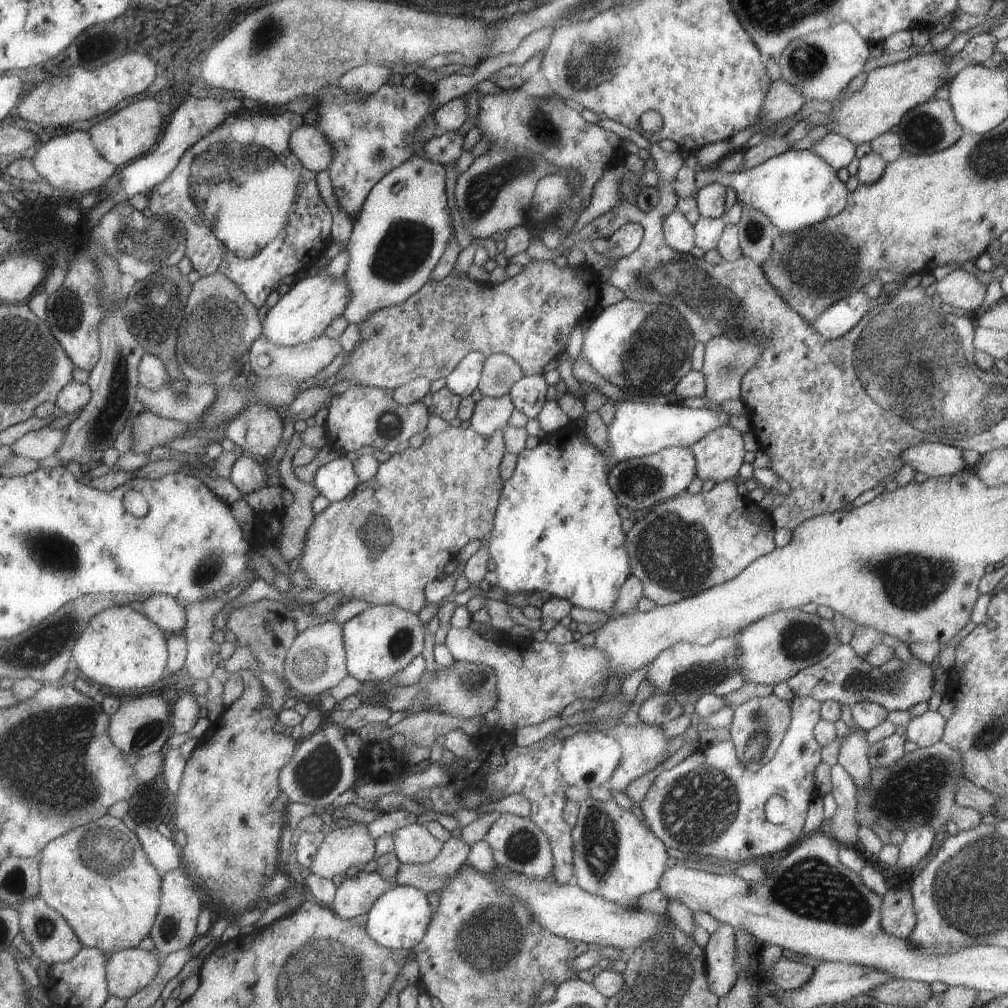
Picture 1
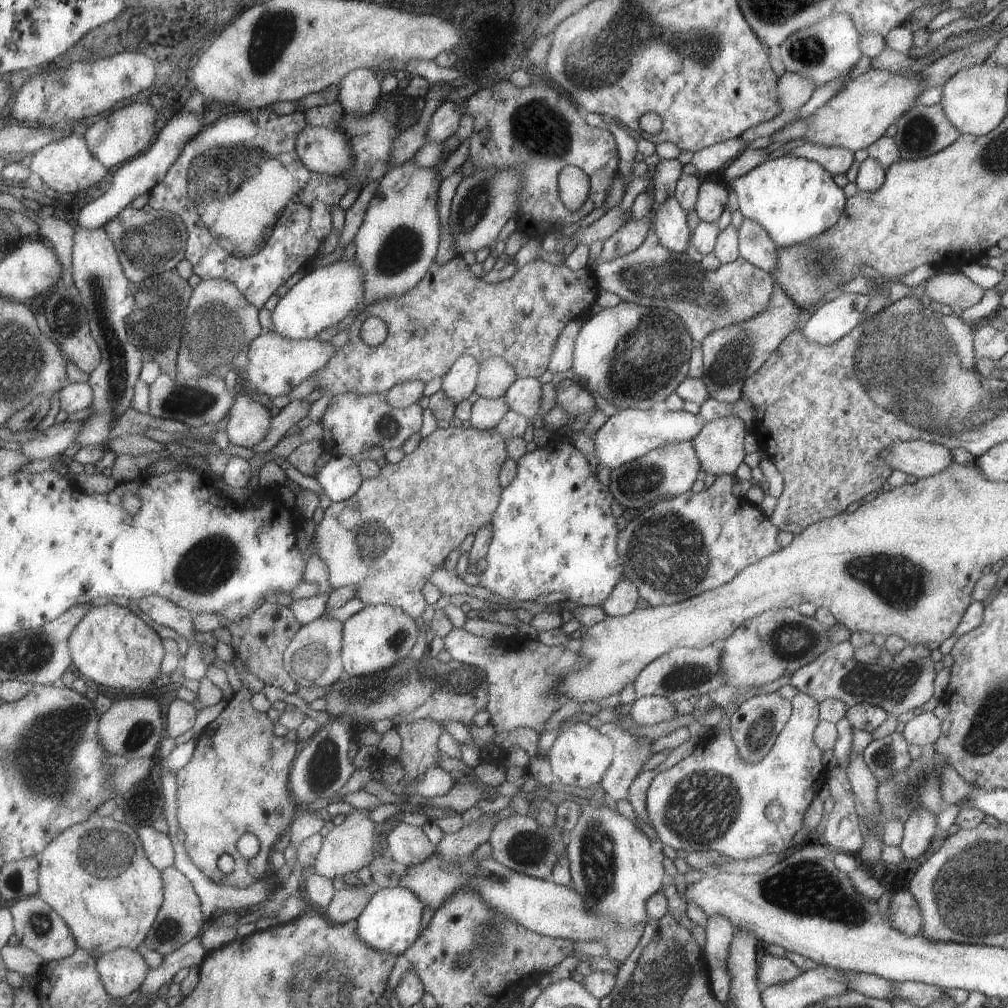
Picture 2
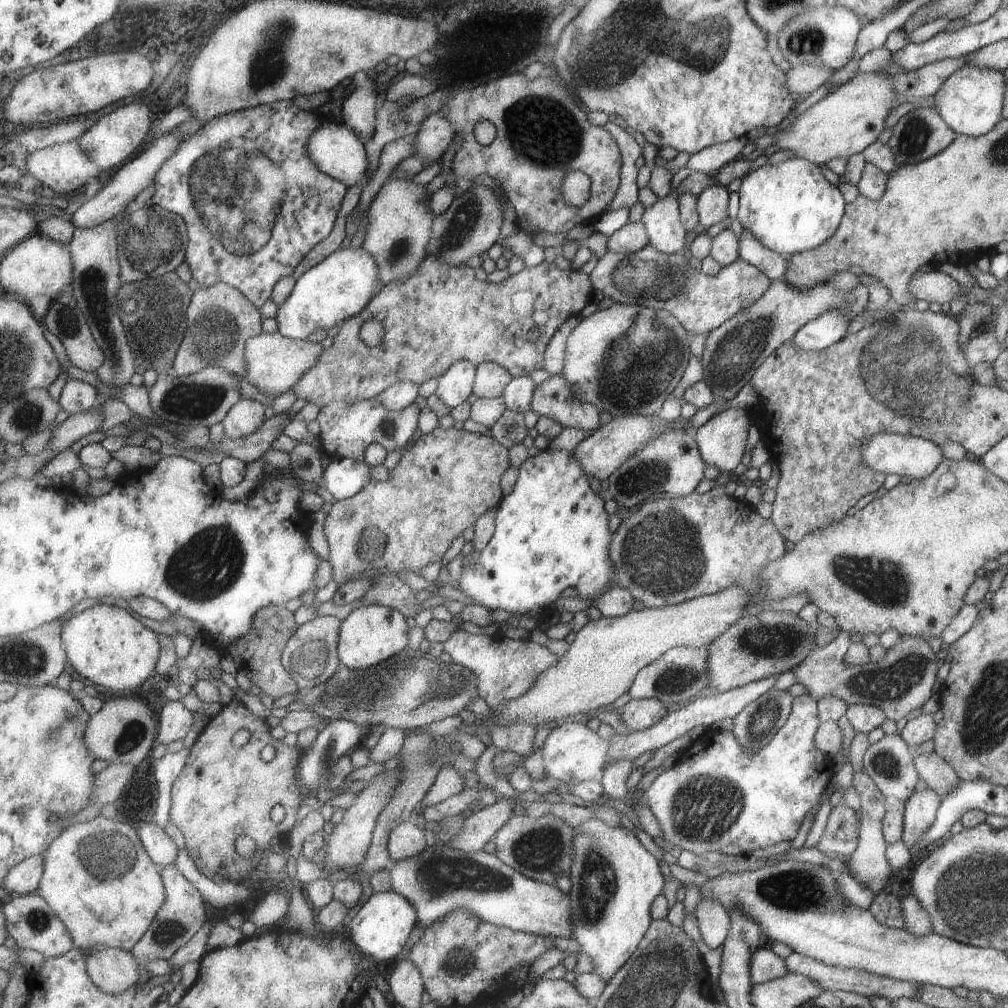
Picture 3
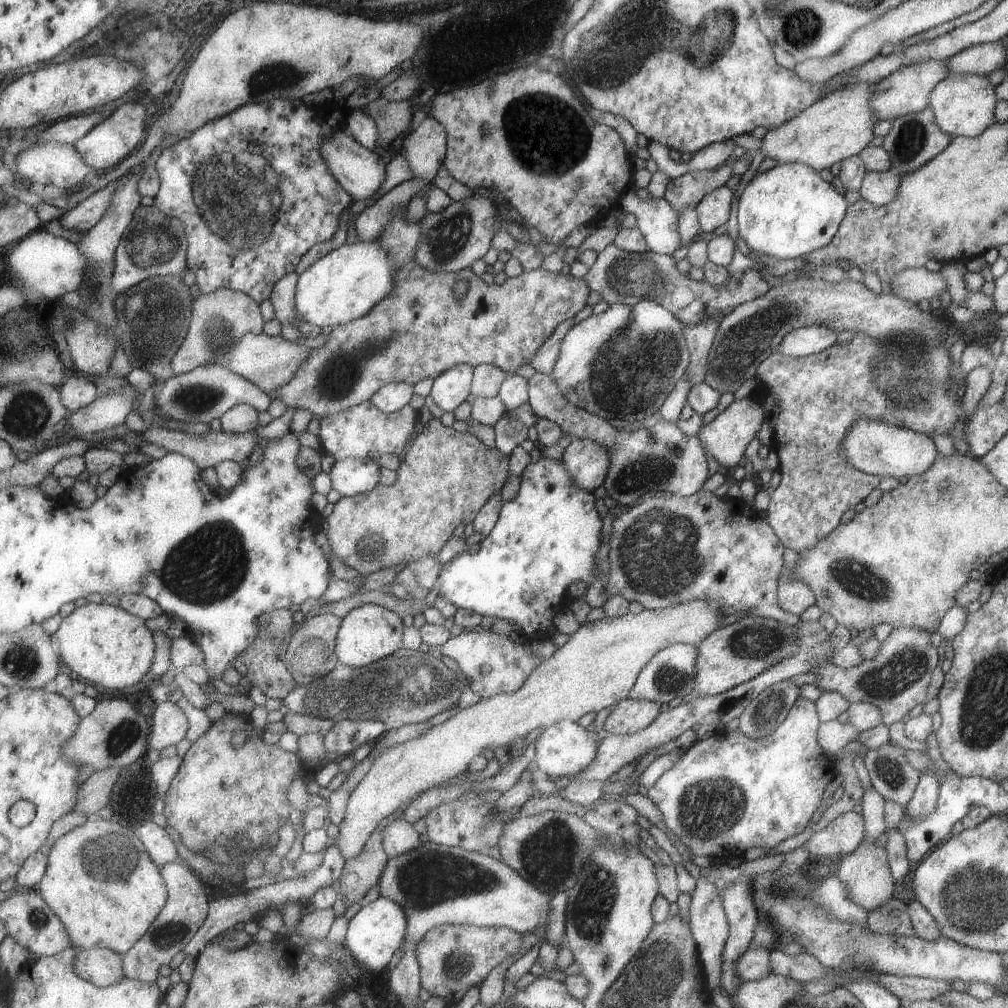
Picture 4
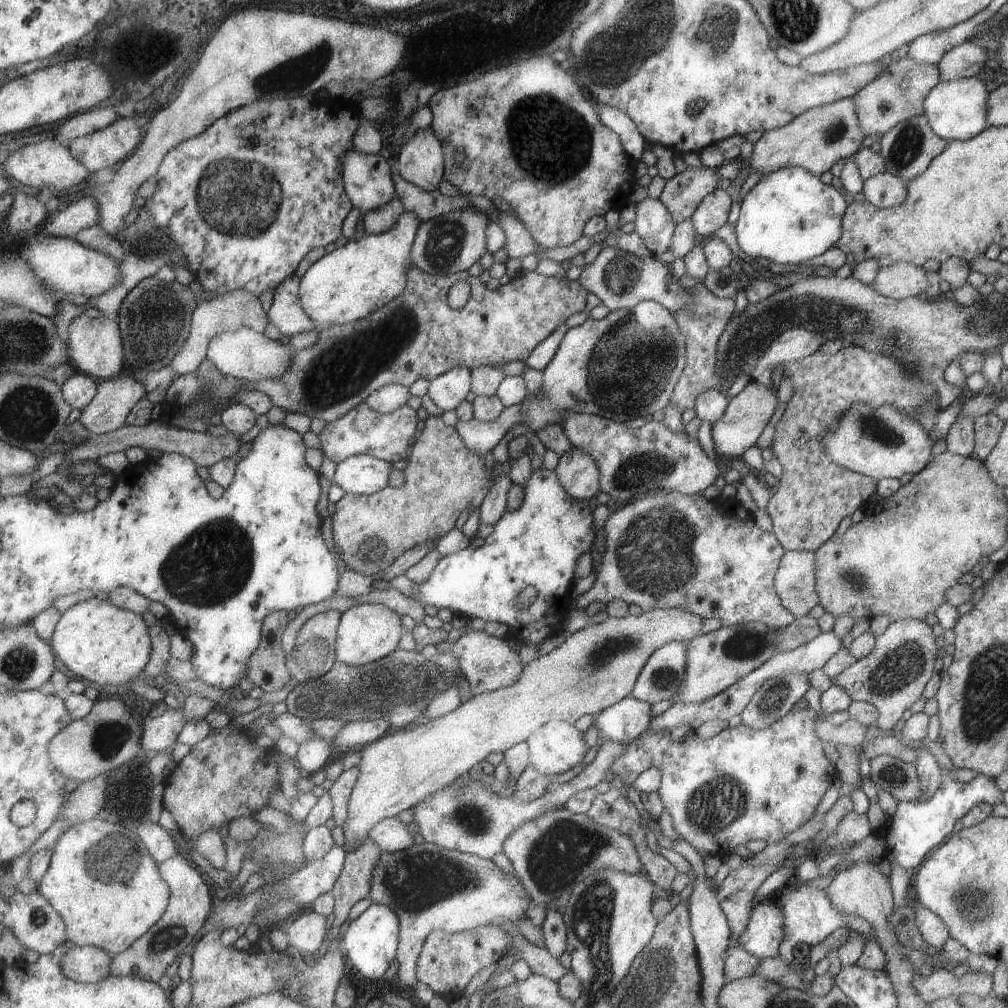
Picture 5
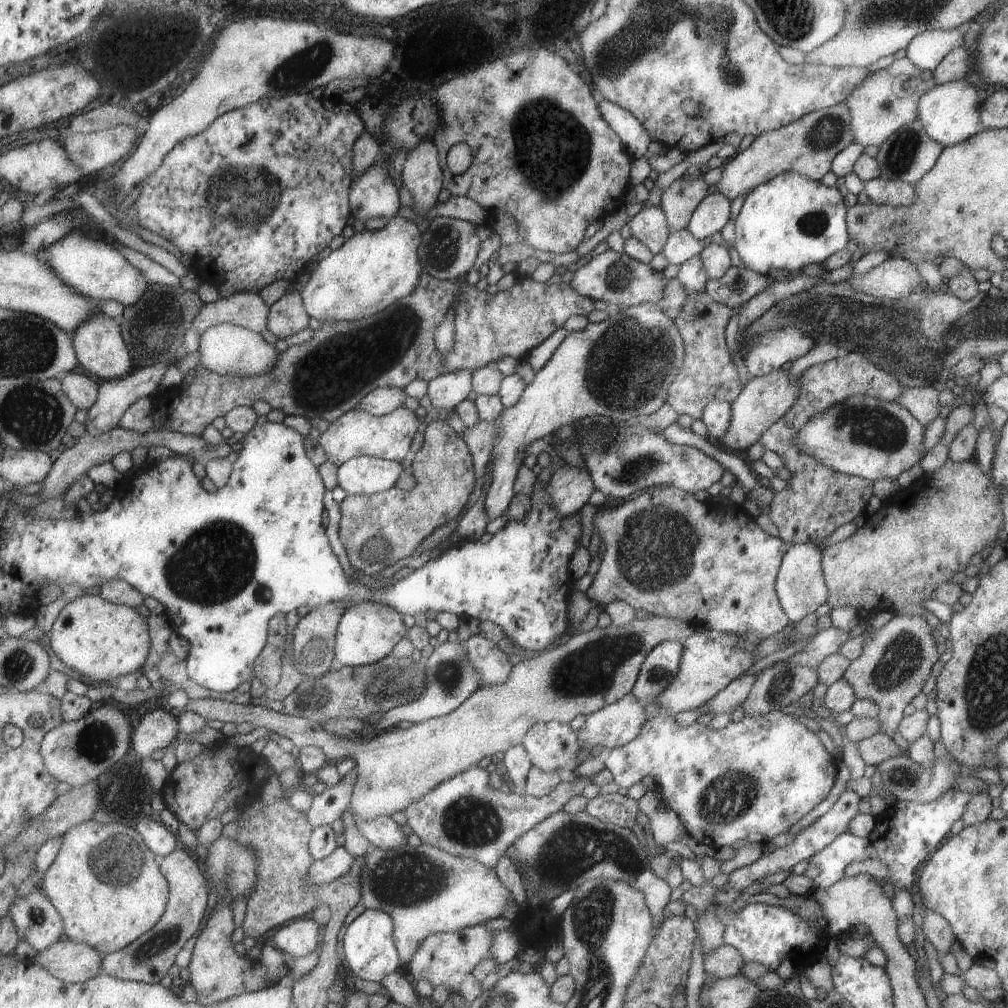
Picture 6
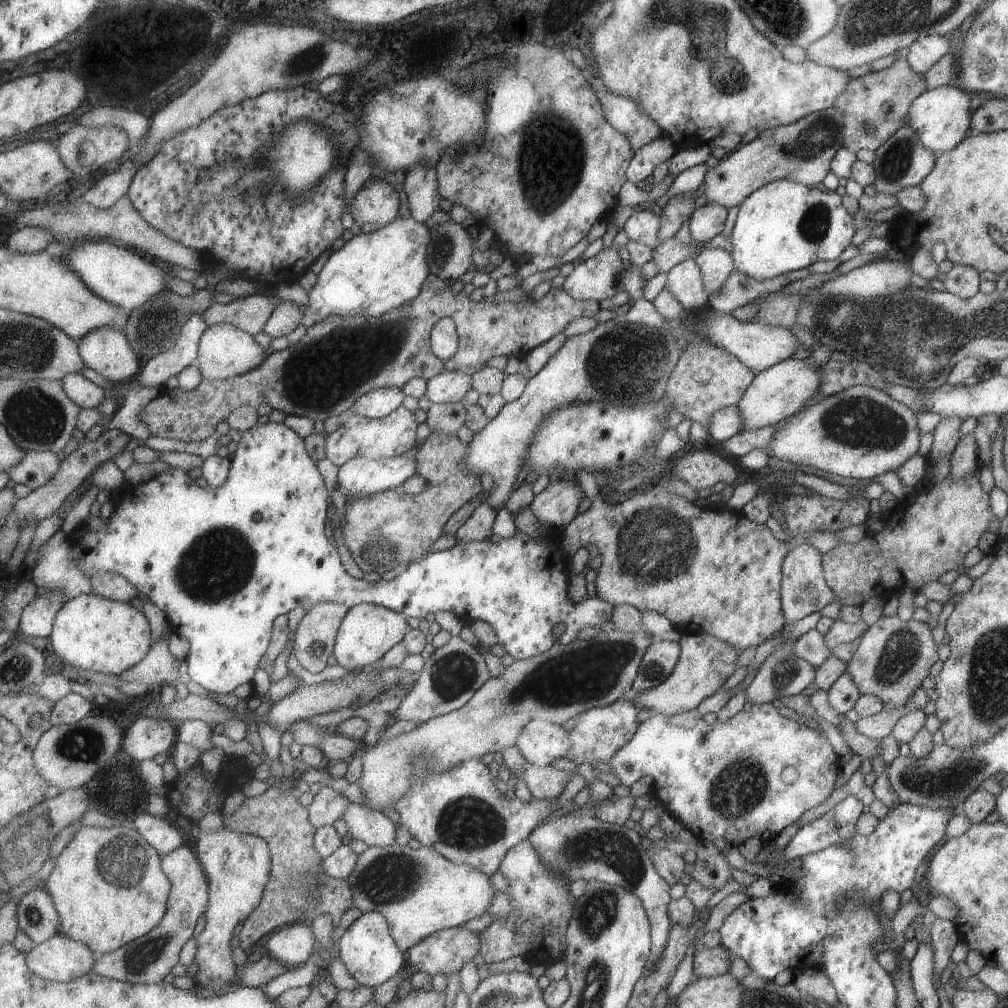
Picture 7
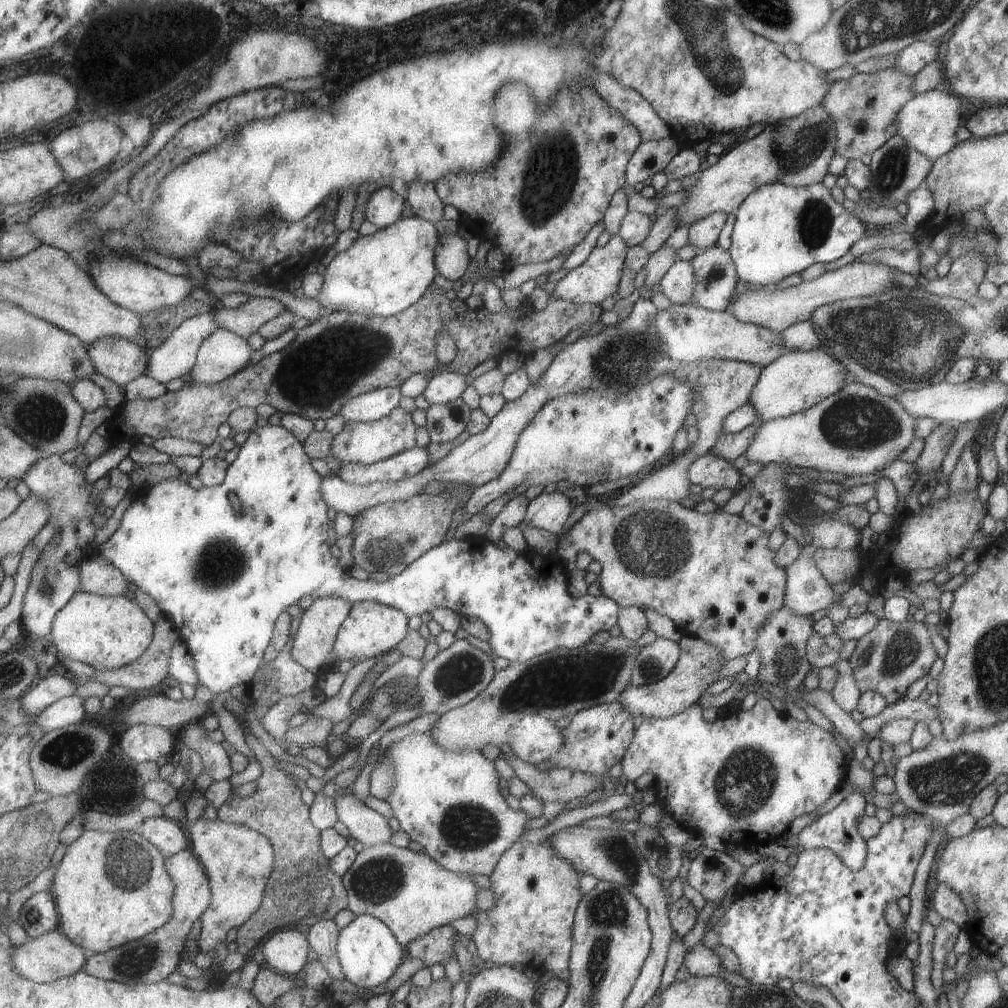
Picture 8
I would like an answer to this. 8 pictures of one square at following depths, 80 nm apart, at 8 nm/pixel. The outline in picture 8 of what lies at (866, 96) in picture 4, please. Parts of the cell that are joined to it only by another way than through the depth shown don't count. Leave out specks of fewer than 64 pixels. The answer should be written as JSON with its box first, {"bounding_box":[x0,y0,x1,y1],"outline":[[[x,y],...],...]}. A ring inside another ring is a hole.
{"bounding_box":[676,106,836,227],"outline":[[[821,106],[807,109],[796,117],[765,126],[755,138],[731,145],[715,165],[701,172],[689,192],[687,202],[676,208],[676,227],[686,226],[706,214],[723,211],[733,213],[743,199],[762,184],[783,183],[807,186],[821,182],[828,164],[836,153],[836,128],[832,116]]]}

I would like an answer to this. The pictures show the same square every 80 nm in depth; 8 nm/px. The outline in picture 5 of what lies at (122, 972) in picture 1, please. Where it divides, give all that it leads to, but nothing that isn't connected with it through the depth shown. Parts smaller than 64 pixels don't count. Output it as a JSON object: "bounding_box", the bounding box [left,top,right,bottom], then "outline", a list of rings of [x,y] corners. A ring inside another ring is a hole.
{"bounding_box":[62,943,114,983],"outline":[[[70,943],[68,946],[69,950],[62,958],[62,967],[69,978],[84,983],[100,983],[113,975],[112,964],[114,958],[106,950],[91,945],[80,947]]]}

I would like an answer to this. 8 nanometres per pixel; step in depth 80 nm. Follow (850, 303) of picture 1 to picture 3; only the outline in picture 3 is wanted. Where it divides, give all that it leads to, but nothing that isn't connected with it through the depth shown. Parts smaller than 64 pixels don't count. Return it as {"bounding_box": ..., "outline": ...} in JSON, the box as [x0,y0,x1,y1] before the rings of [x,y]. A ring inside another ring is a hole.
{"bounding_box":[791,309,850,351],"outline":[[[841,309],[826,310],[796,331],[791,342],[804,351],[820,351],[845,336],[850,321],[847,318]]]}

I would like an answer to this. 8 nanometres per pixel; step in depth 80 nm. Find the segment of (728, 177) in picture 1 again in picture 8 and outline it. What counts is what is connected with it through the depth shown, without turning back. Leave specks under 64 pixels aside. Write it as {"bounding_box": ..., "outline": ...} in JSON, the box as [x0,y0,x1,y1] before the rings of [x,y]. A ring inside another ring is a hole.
{"bounding_box":[728,182,863,287],"outline":[[[821,182],[813,183],[807,186],[791,186],[783,183],[773,183],[768,185],[761,185],[759,188],[752,190],[744,199],[741,204],[733,212],[735,217],[734,225],[732,228],[732,233],[730,236],[730,247],[728,248],[728,253],[730,254],[737,279],[751,287],[772,287],[777,281],[785,278],[787,275],[794,275],[800,273],[807,266],[811,266],[814,262],[817,264],[826,264],[843,256],[847,249],[860,238],[863,238],[863,223],[859,219],[850,214],[845,208],[837,203],[833,196],[831,196],[830,190],[827,189]]]}

